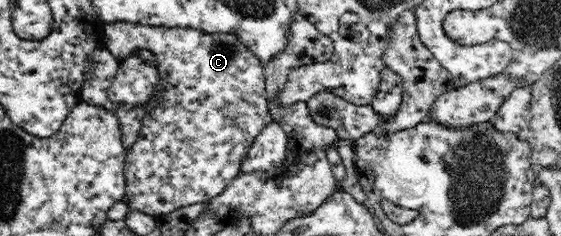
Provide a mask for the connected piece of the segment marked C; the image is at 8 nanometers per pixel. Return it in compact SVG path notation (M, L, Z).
M126 21L104 24L104 43L106 48L115 57L115 64L120 64L122 59L128 56L131 51L141 48L151 52L155 57L155 65L159 72L159 81L157 90L153 93L149 102L145 104L146 117L142 121L141 130L137 141L127 149L126 163L124 165L124 176L126 177L125 203L131 210L139 210L147 215L155 217L165 217L168 213L193 204L203 204L211 201L214 197L220 195L228 187L232 179L241 175L240 171L244 165L244 159L248 156L249 149L252 147L253 140L260 136L263 129L269 124L268 115L269 99L268 87L265 81L263 62L259 56L249 48L248 44L243 42L243 38L237 33L205 33L195 26L173 27L154 27L133 24Z

